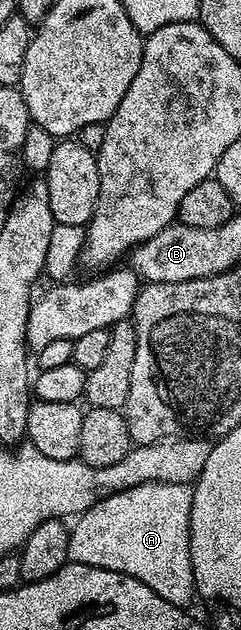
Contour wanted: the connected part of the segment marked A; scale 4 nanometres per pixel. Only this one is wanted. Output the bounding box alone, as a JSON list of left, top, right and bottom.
[69,482,196,607]

